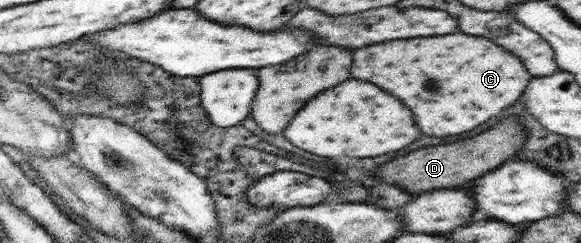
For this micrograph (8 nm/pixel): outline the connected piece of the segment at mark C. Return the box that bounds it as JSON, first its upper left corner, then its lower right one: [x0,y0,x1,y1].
[352,32,530,136]

